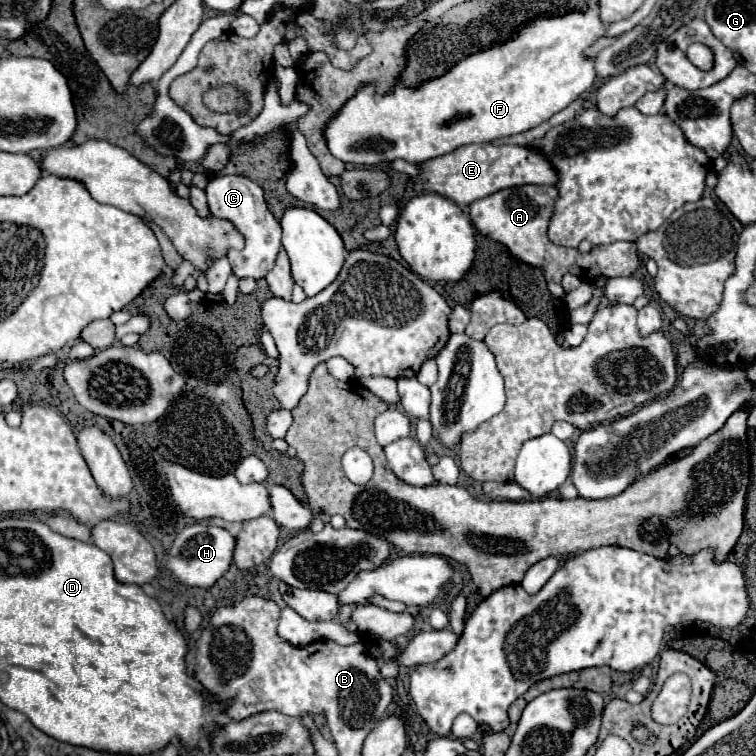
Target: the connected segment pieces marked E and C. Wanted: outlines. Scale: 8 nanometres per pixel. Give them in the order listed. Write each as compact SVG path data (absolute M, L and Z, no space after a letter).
M474 143L456 149L454 153L430 159L420 165L422 173L414 179L416 191L436 191L456 203L470 205L482 197L488 197L500 189L516 187L516 185L556 185L558 173L550 163L546 163L546 155L538 155L538 151L530 151L526 145L494 145L494 143Z
M216 175L210 177L204 189L208 197L208 207L216 217L232 221L238 231L244 235L246 245L242 251L230 251L228 259L232 265L232 271L236 277L254 277L262 279L272 269L276 255L280 251L280 237L282 237L282 225L280 221L268 211L262 189L240 175Z

